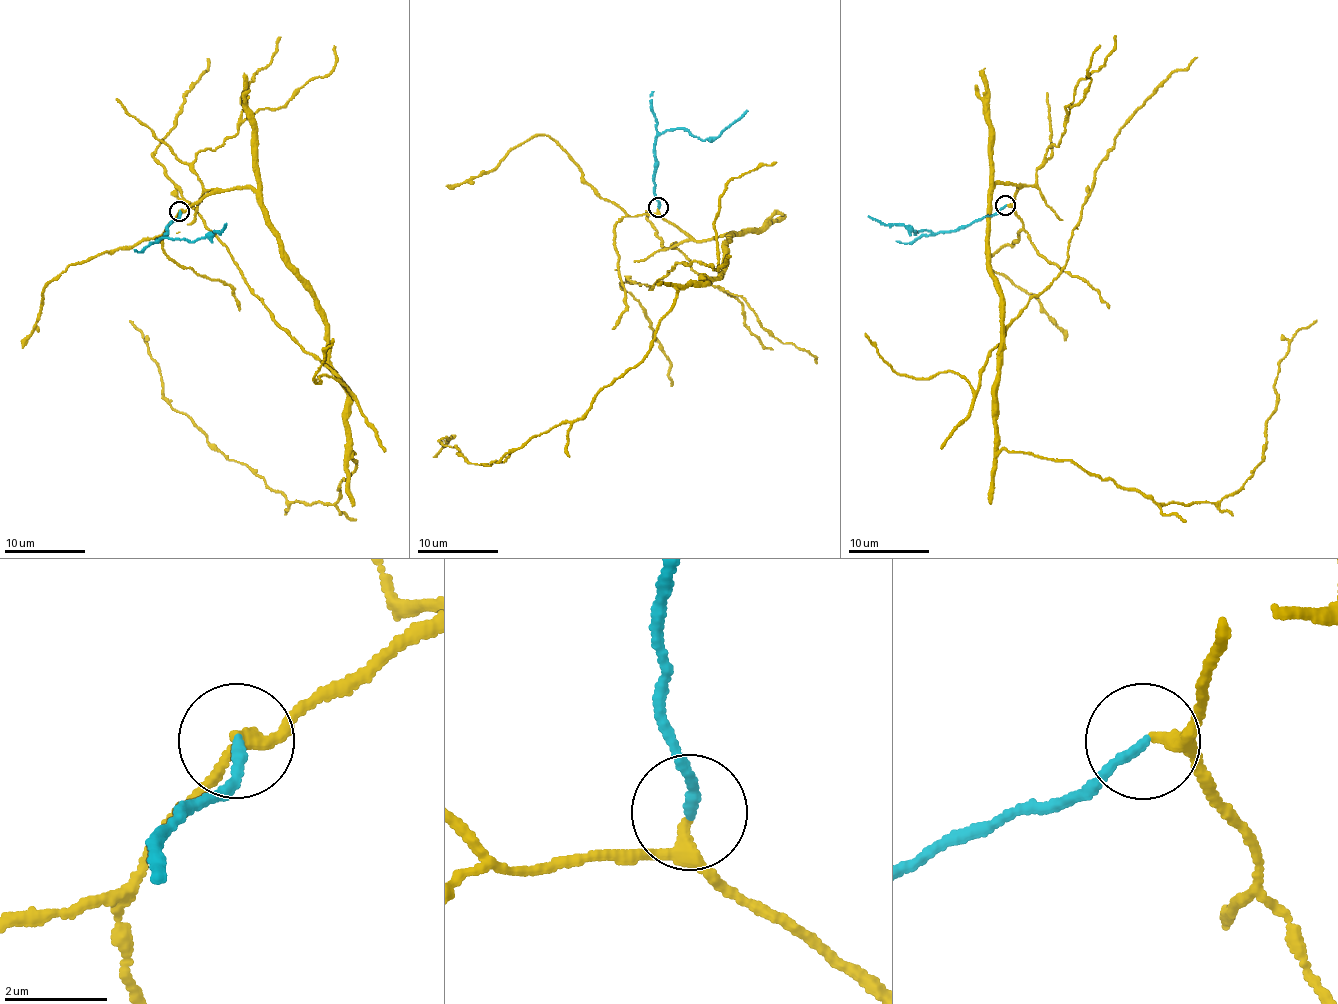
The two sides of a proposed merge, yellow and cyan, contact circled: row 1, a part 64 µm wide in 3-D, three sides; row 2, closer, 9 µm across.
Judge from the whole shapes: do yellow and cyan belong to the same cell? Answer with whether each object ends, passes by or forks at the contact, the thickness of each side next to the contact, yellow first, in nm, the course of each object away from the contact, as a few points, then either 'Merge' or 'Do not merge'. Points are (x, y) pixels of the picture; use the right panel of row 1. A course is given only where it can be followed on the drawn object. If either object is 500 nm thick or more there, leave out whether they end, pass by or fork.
At the ring yellow passes by. At the ring cyan ends. Thickness 240 nm (yellow) against 190 nm. Course of yellow: (1006, 204), (1019, 185), (995, 183), (1001, 449), (1164, 504), (1218, 502), (1264, 458), (1279, 366), (1316, 319). Course of cyan: (1004, 206), (956, 230), (933, 234), (927, 230), (915, 234), (903, 225), (882, 225), (868, 215). Merge

